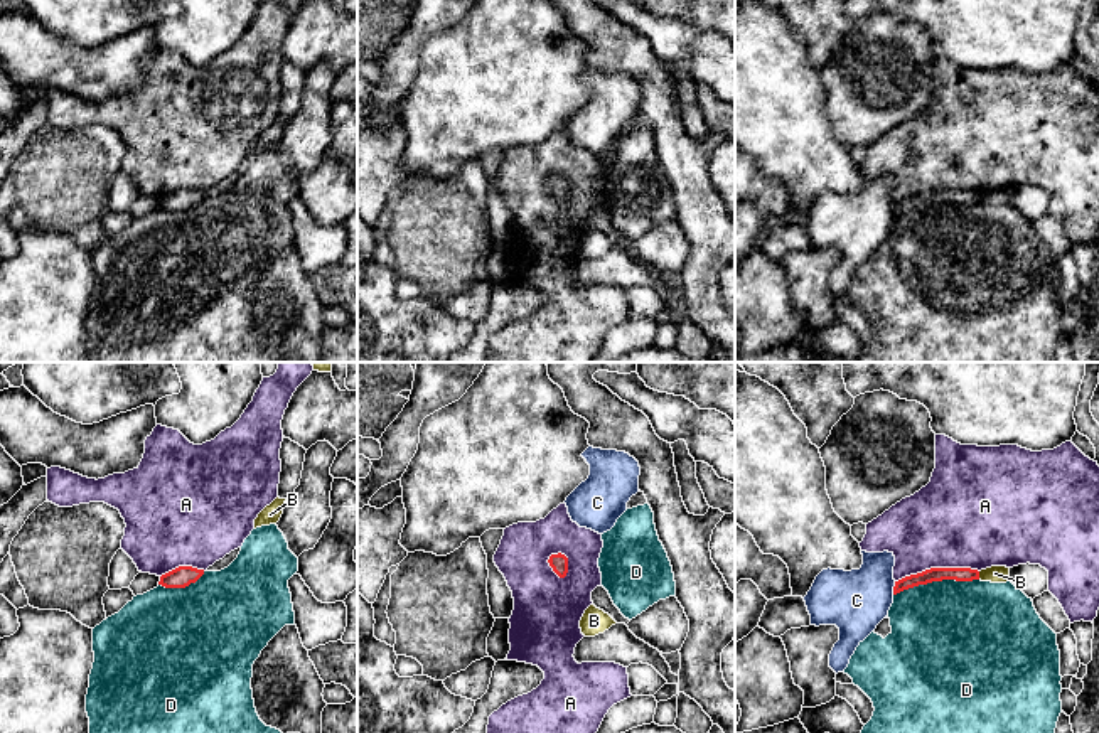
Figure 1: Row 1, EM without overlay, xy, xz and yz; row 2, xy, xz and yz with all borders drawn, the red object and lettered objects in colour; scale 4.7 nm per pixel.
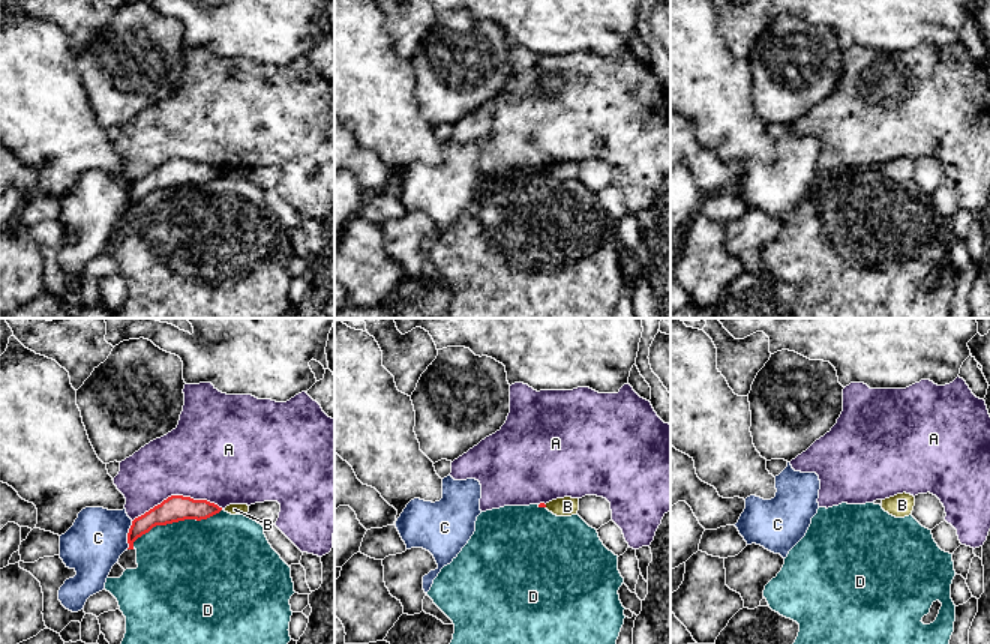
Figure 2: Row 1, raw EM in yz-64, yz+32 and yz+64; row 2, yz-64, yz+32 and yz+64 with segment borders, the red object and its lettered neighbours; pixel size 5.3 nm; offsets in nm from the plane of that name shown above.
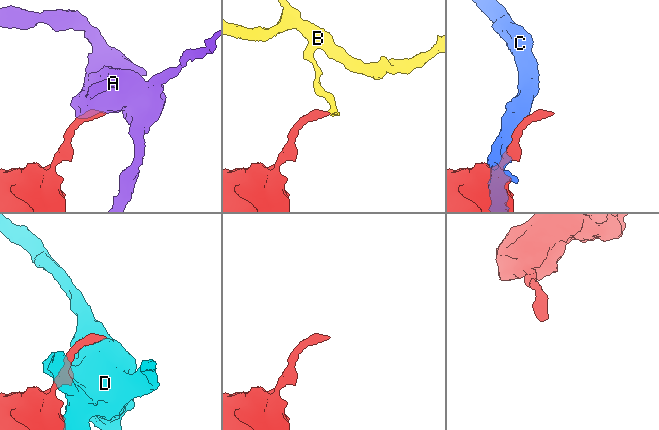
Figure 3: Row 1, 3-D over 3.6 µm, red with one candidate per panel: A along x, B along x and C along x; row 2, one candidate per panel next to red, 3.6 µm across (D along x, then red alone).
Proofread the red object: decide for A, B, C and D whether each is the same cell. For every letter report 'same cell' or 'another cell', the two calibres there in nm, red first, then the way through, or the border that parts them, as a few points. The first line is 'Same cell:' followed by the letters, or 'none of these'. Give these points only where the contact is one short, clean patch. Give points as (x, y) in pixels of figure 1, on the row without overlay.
Same cell: none of these
A: another cell | 70/440 nm
B: another cell | 70/80 nm | along yz (978, 194), (980, 201)
C: another cell | 70/300 nm
D: another cell | 70/480 nm

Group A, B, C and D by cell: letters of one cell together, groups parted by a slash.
A / B / C / D

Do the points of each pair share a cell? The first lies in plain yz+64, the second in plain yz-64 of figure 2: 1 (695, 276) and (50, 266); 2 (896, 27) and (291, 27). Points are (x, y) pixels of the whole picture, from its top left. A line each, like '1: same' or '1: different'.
1: different
2: same

